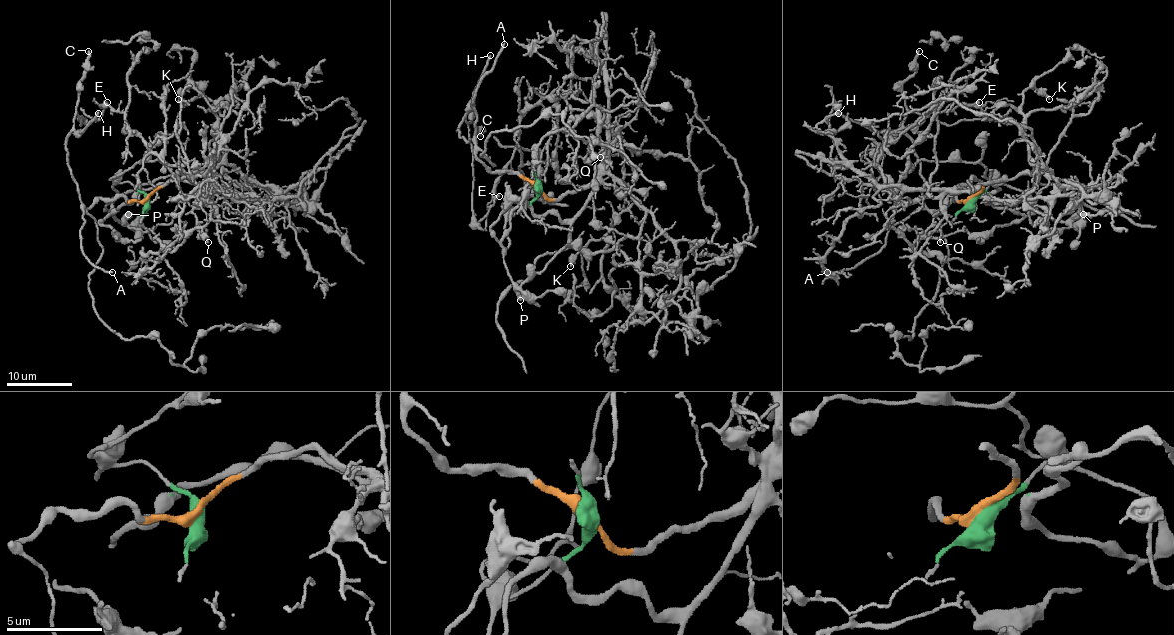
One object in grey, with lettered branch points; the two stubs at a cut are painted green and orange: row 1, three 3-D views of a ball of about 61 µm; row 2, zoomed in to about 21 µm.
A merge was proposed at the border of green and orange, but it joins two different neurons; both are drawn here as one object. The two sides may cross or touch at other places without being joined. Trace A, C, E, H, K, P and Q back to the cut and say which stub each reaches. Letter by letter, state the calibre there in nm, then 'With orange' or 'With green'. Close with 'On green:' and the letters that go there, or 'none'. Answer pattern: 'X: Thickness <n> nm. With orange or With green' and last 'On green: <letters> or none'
A: Thickness 220 nm. With orange
C: Thickness 240 nm. With orange
E: Thickness 160 nm. With orange
H: Thickness 180 nm. With orange
K: Thickness 200 nm. With green
P: Thickness 550 nm. With green
Q: Thickness 100 nm. With green
On green: K, P, Q

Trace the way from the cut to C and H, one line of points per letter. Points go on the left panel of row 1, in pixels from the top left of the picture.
C: (146, 199), (99, 199), (84, 211), (66, 137), (74, 129), (77, 85), (89, 50)
H: (146, 199), (127, 201), (122, 196), (99, 199), (84, 211), (68, 163), (66, 139), (99, 112)

